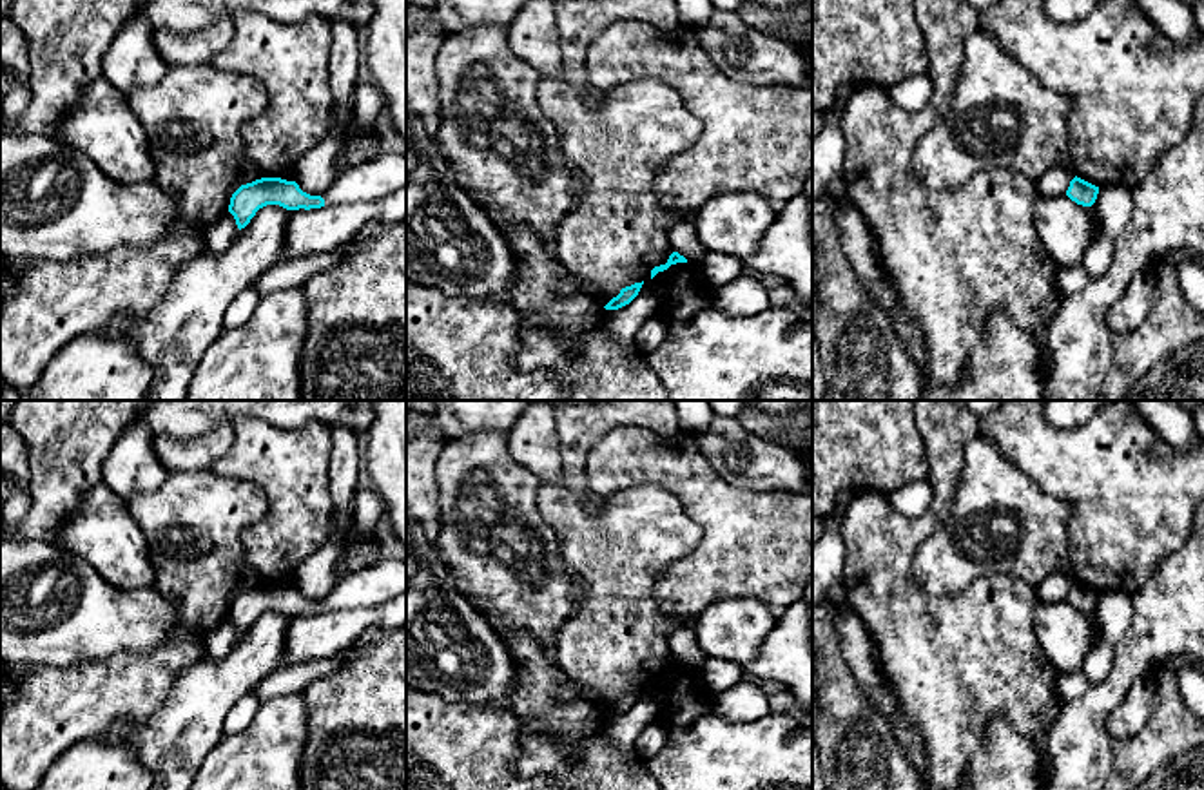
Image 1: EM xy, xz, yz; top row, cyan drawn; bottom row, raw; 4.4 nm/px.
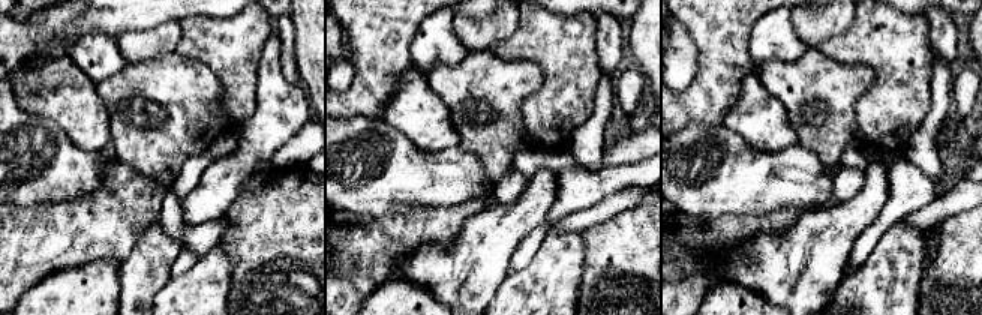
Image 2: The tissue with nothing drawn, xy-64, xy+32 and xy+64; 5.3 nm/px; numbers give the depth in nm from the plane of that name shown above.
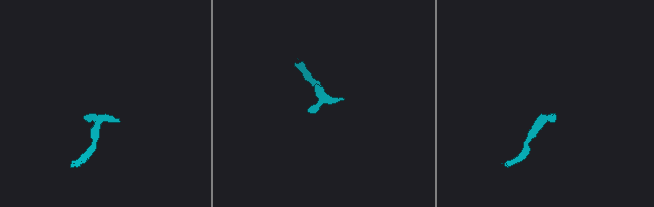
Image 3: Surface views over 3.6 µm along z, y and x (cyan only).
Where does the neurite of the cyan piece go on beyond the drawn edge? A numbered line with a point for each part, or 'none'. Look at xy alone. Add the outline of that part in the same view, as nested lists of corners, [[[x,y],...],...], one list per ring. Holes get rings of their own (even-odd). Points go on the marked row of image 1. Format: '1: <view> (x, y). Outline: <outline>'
1: xy (383, 174). Outline: [[[383,152],[346,172],[337,174],[323,194],[325,207],[374,203],[406,185],[406,154]]]

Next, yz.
none

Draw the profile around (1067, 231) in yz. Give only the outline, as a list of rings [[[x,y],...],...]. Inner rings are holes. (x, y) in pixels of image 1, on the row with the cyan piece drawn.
[[[1066,194],[1034,203],[1034,228],[1044,250],[1059,268],[1083,265],[1084,252],[1095,241],[1099,226],[1092,207],[1072,201]]]

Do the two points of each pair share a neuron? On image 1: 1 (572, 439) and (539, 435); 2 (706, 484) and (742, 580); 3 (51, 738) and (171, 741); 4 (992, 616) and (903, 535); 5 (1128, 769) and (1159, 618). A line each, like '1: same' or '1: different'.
1: different
2: same
3: different
4: same
5: different

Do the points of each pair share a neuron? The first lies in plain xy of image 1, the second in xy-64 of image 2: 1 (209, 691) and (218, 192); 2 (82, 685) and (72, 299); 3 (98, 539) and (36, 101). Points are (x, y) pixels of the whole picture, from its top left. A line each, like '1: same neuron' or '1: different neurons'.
1: same neuron
2: different neurons
3: same neuron

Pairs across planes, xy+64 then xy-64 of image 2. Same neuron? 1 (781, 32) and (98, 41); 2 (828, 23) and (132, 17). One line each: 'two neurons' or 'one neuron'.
1: one neuron
2: two neurons

